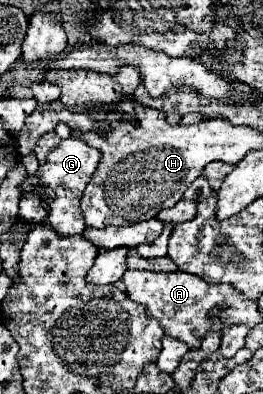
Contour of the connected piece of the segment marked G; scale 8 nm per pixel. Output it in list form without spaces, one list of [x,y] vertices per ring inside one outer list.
[[[66,138],[54,150],[48,152],[46,162],[38,166],[36,174],[28,176],[26,182],[20,184],[22,194],[34,192],[36,188],[42,188],[40,190],[40,198],[46,200],[50,208],[48,208],[48,218],[44,222],[40,222],[40,224],[48,224],[62,238],[76,236],[76,234],[82,234],[86,230],[86,222],[84,222],[82,208],[80,208],[80,198],[82,198],[82,190],[90,182],[90,178],[92,178],[92,174],[94,174],[94,170],[98,166],[98,162],[100,162],[98,150],[86,146],[78,138]]]

